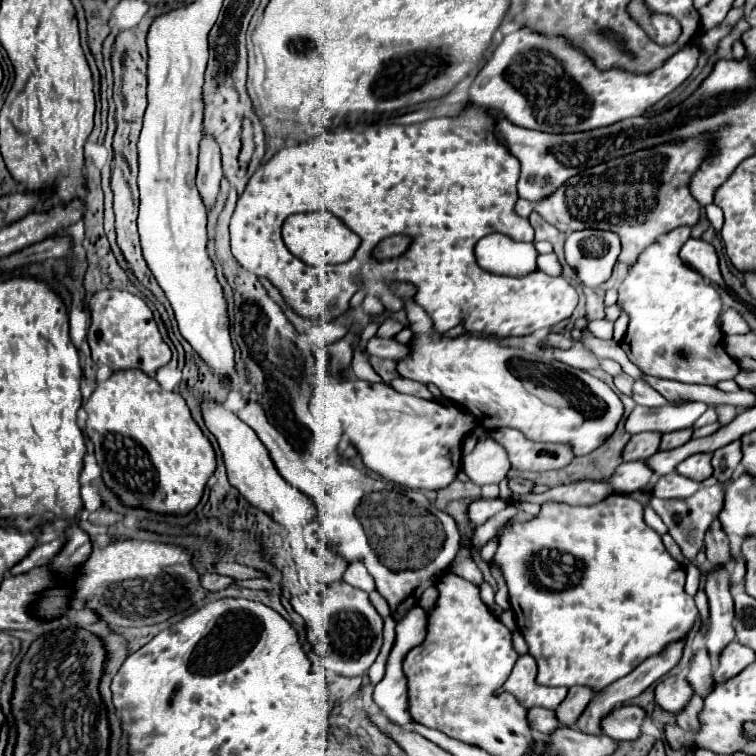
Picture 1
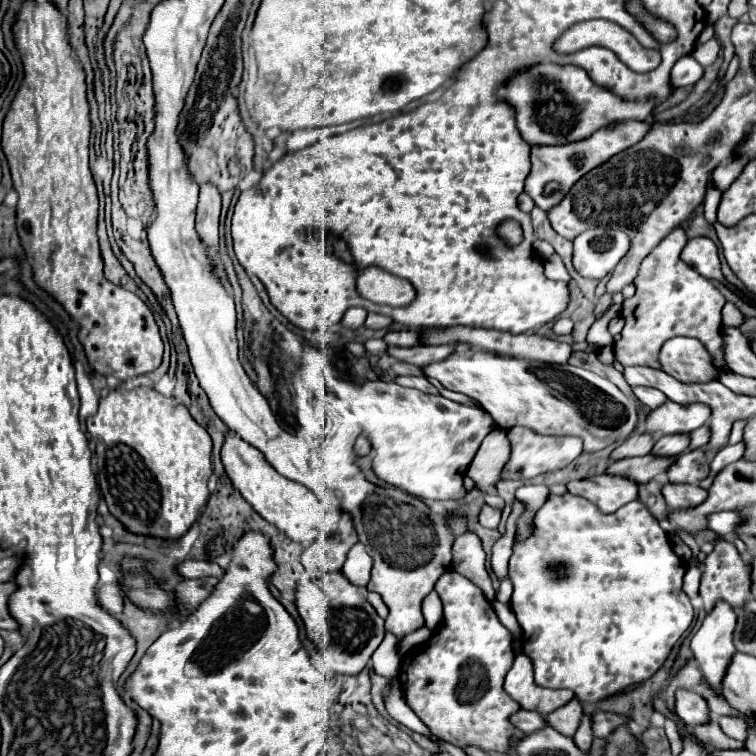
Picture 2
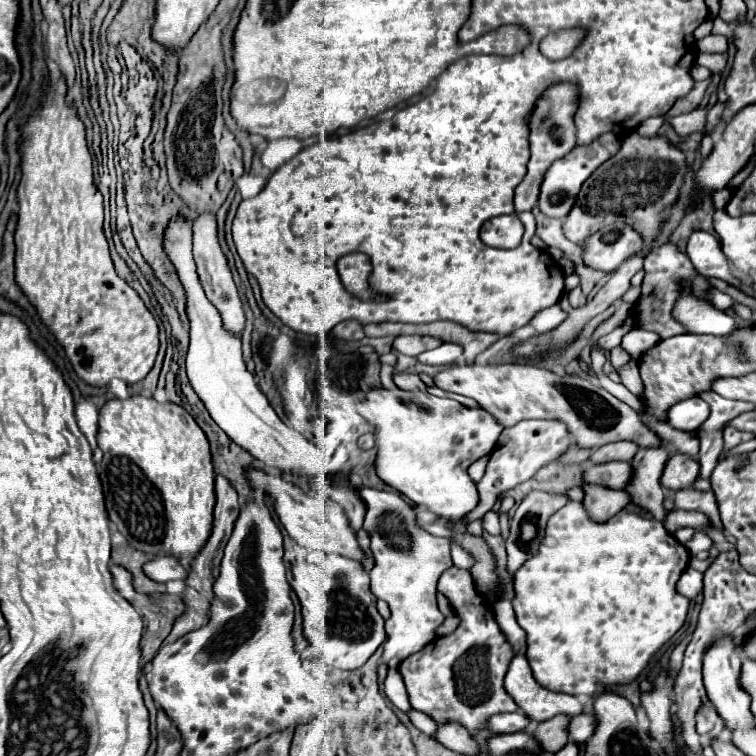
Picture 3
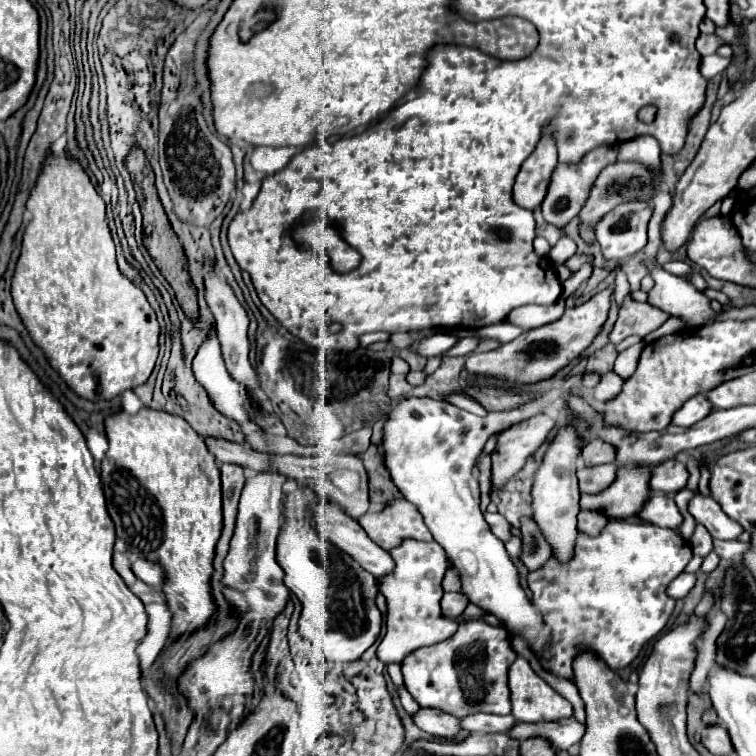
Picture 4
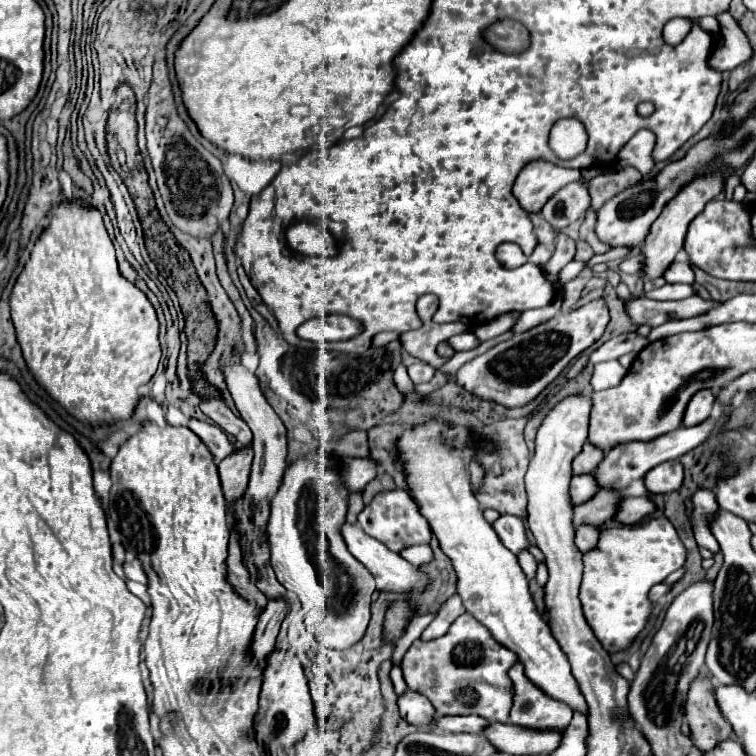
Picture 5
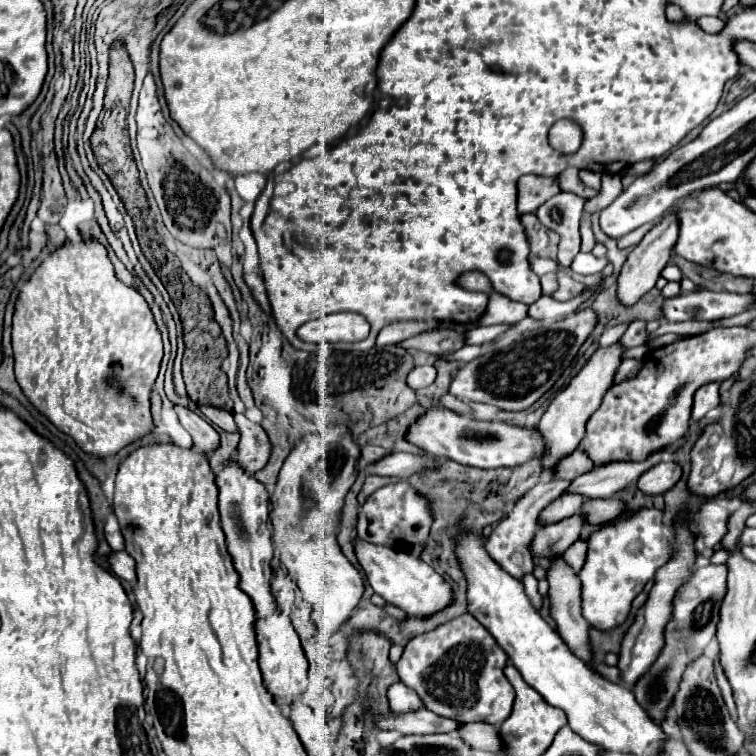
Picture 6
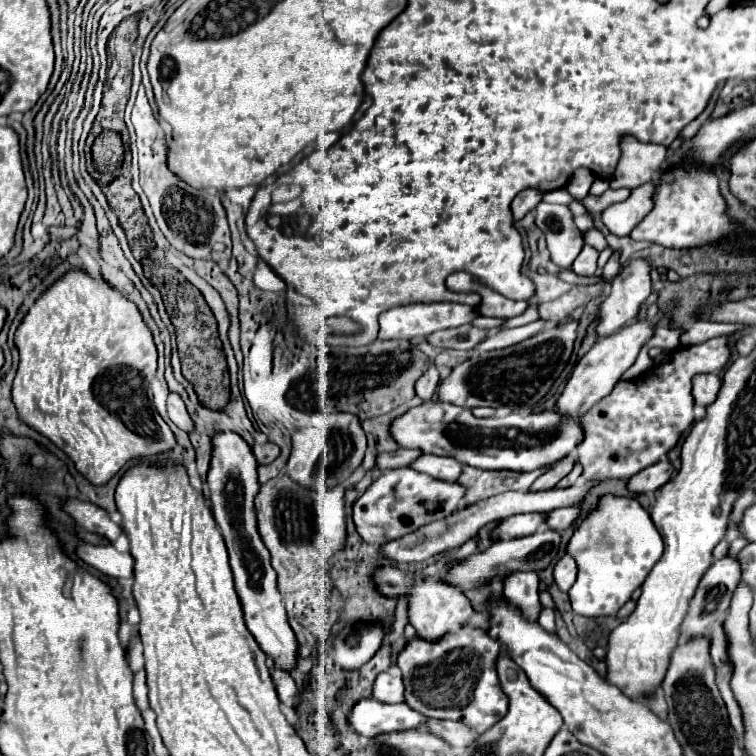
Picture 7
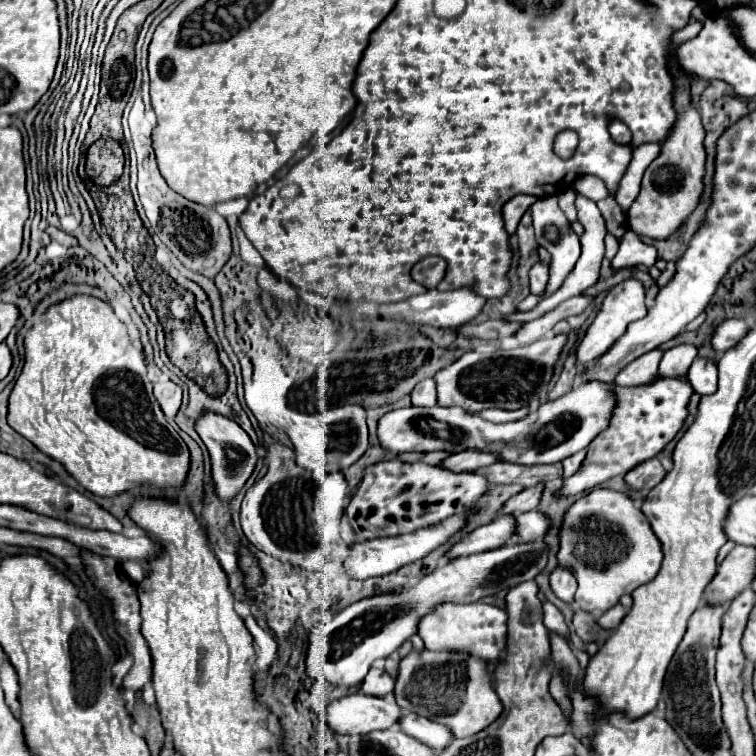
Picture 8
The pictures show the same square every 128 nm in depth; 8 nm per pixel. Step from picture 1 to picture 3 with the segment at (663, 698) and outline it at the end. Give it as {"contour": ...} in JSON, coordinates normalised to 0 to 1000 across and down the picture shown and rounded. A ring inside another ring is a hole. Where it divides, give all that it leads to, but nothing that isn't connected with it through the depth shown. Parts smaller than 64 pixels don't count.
{"contour":[[[929,931],[921,942],[921,968],[934,976],[947,976],[955,966],[958,966],[958,952],[952,952],[950,942]]]}

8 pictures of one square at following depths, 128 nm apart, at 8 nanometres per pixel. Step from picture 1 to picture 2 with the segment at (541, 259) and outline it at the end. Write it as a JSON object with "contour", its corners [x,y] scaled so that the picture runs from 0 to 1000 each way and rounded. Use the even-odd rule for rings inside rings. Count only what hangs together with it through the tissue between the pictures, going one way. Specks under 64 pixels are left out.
{"contour":[[[730,336],[730,339],[725,339],[720,344],[720,362],[728,370],[746,370],[746,373],[754,370],[754,362],[749,360],[746,347],[743,347],[743,341],[738,336]]]}

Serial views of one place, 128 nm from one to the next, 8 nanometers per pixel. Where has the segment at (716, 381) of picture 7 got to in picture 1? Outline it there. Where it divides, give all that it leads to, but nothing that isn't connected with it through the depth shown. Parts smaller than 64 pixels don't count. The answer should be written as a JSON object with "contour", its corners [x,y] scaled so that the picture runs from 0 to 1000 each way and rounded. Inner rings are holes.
{"contour":[[[910,532],[902,537],[881,534],[873,540],[854,540],[854,537],[841,537],[828,558],[825,569],[831,574],[844,574],[844,571],[892,571],[902,566],[915,566],[921,553],[934,542],[937,537],[931,532]]]}

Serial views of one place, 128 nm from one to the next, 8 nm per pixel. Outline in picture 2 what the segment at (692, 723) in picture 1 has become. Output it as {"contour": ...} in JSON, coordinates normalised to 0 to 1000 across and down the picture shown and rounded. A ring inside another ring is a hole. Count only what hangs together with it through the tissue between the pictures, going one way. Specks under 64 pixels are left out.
{"contour":[[[939,950],[931,958],[915,960],[915,968],[923,979],[929,979],[934,984],[942,984],[944,989],[952,989],[952,992],[981,992],[984,989],[981,981],[974,981],[974,979],[963,976],[944,950]]]}

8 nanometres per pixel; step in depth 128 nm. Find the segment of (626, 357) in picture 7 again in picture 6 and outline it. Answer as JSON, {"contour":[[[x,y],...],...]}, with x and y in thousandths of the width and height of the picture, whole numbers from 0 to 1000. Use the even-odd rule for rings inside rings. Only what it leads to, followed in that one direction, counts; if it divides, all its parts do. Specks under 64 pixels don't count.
{"contour":[[[810,455],[804,460],[791,460],[786,466],[786,471],[778,476],[778,481],[754,503],[754,508],[735,521],[735,526],[728,532],[725,542],[720,545],[714,561],[712,561],[712,571],[720,582],[720,598],[714,603],[714,616],[717,616],[717,630],[733,630],[735,616],[743,606],[749,606],[751,601],[757,601],[770,579],[772,579],[772,569],[775,569],[775,558],[778,553],[791,542],[799,519],[810,511],[812,505],[812,495],[820,484],[820,471],[823,471],[823,458],[820,455]]]}

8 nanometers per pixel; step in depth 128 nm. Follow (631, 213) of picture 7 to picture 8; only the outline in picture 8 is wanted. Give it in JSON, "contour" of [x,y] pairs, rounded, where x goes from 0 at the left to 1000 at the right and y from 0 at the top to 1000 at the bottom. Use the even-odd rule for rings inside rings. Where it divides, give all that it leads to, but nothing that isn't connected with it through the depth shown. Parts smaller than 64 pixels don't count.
{"contour":[[[807,259],[791,267],[791,275],[802,291],[802,302],[810,312],[815,312],[815,317],[820,317],[825,312],[825,307],[831,304],[828,299],[828,280],[825,275]]]}

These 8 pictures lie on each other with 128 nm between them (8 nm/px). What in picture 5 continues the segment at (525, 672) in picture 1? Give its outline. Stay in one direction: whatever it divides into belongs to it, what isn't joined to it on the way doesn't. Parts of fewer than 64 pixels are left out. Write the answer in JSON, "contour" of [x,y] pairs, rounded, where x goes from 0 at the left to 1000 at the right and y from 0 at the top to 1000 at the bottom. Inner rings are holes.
{"contour":[[[683,876],[675,884],[680,905],[680,934],[675,939],[677,958],[696,958],[698,963],[749,963],[757,952],[757,937],[741,926],[720,918],[709,905],[693,894],[693,881]]]}

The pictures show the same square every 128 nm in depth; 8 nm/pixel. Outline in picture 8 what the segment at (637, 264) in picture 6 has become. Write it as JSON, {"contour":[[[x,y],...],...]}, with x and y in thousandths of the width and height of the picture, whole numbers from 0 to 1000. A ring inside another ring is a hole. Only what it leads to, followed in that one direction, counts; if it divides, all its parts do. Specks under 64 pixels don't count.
{"contour":[[[831,368],[831,370],[820,373],[820,376],[815,376],[815,378],[802,389],[802,394],[799,394],[799,399],[796,399],[796,407],[794,407],[788,423],[786,423],[783,431],[778,434],[778,439],[775,439],[767,460],[765,460],[765,466],[762,466],[762,474],[765,474],[765,481],[767,481],[767,484],[783,479],[788,471],[796,471],[796,468],[802,466],[802,460],[807,460],[810,450],[820,447],[820,444],[828,439],[828,434],[831,434],[833,426],[847,423],[847,421],[854,415],[852,384],[854,384],[854,381],[852,381],[852,376],[849,376],[844,368]]]}

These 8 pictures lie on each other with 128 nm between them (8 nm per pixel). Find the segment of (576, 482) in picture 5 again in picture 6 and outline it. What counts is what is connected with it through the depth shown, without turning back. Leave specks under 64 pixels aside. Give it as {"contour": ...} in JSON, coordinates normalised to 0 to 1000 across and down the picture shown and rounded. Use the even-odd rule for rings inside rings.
{"contour":[[[746,651],[730,667],[725,667],[714,680],[720,683],[720,688],[725,688],[725,693],[735,690],[735,688],[746,688],[746,685],[767,677],[767,672],[775,661],[778,661],[775,656],[767,656],[759,651]]]}

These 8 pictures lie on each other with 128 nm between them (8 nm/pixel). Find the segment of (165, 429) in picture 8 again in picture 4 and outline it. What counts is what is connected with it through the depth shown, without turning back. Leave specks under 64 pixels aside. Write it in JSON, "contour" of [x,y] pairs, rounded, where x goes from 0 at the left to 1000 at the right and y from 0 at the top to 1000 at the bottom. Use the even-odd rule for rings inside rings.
{"contour":[[[71,201],[63,204],[63,209],[58,212],[53,230],[48,235],[45,249],[40,251],[40,259],[34,265],[34,275],[42,283],[42,291],[37,294],[34,304],[32,304],[32,315],[29,315],[29,331],[26,331],[26,341],[21,349],[21,360],[16,368],[16,394],[21,402],[24,415],[29,418],[42,450],[58,463],[58,468],[63,471],[66,481],[77,489],[77,495],[87,503],[87,508],[106,521],[114,529],[148,529],[151,524],[156,524],[164,516],[172,516],[177,511],[185,511],[196,503],[196,497],[204,489],[206,474],[209,474],[209,442],[212,442],[212,431],[206,423],[206,415],[201,410],[201,405],[196,402],[190,386],[177,378],[159,357],[153,349],[153,333],[151,333],[151,320],[143,304],[143,294],[140,294],[140,280],[138,280],[138,265],[132,262],[132,257],[127,254],[124,243],[119,241],[119,233],[114,230],[114,225],[106,220],[103,212],[98,212],[93,204],[85,206],[74,206]]]}

